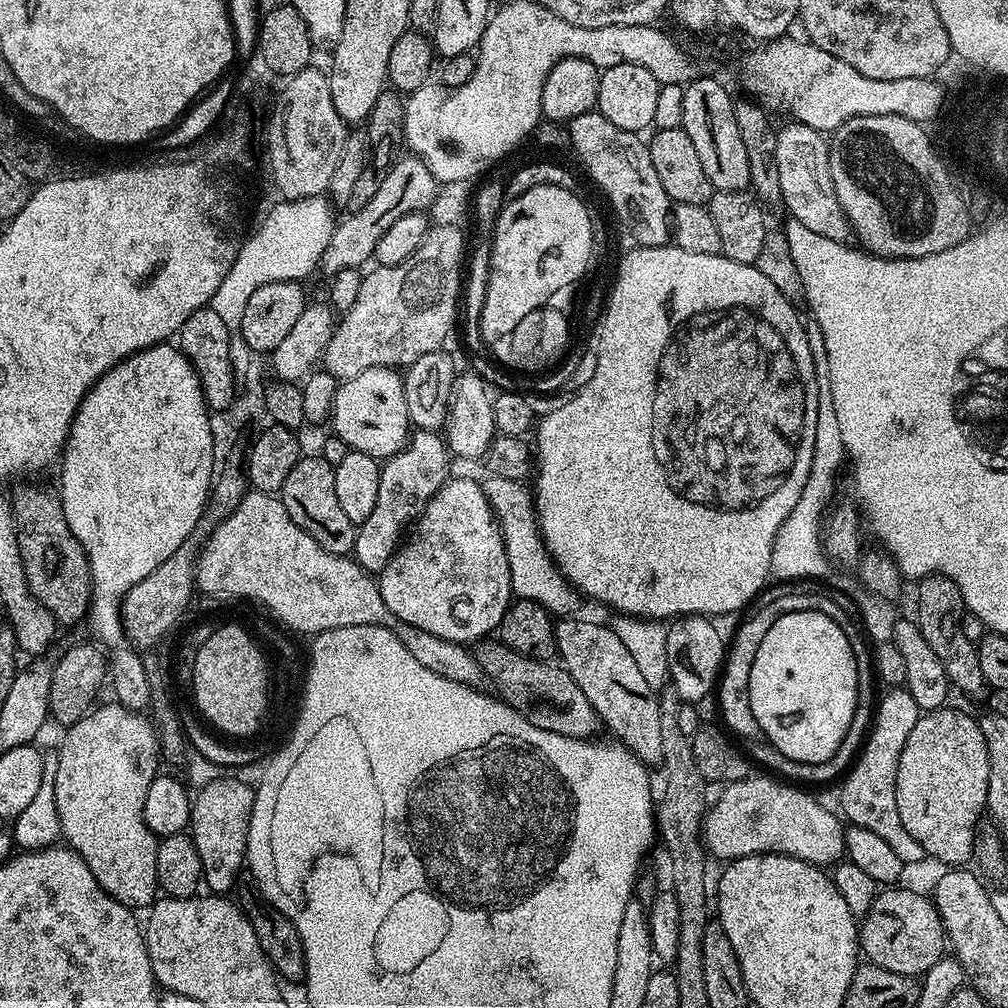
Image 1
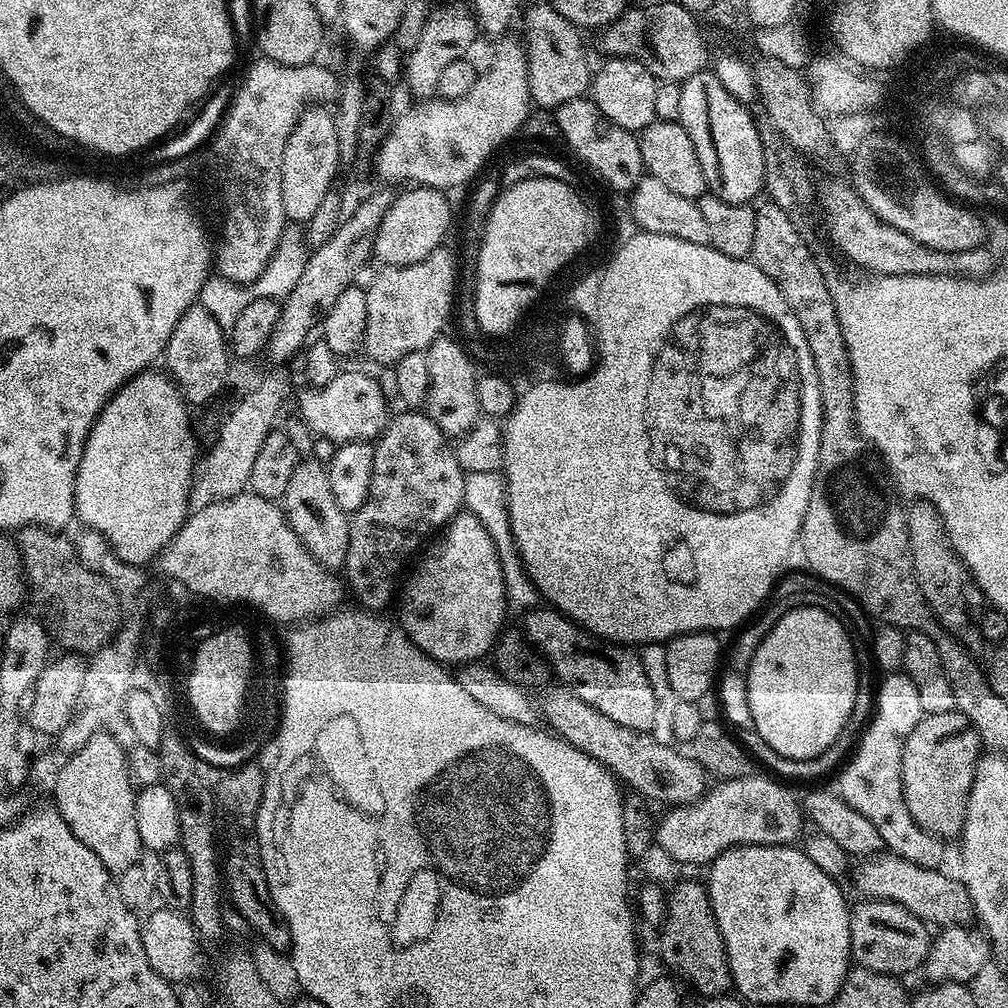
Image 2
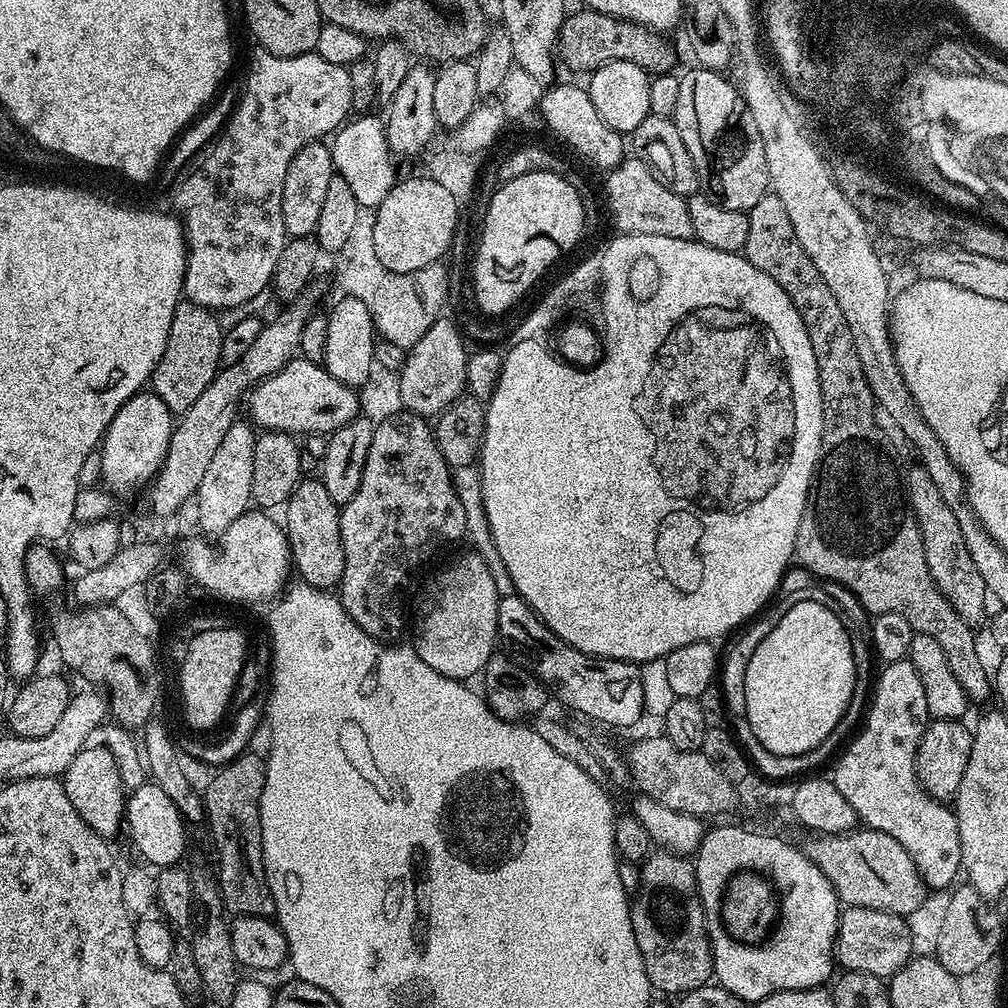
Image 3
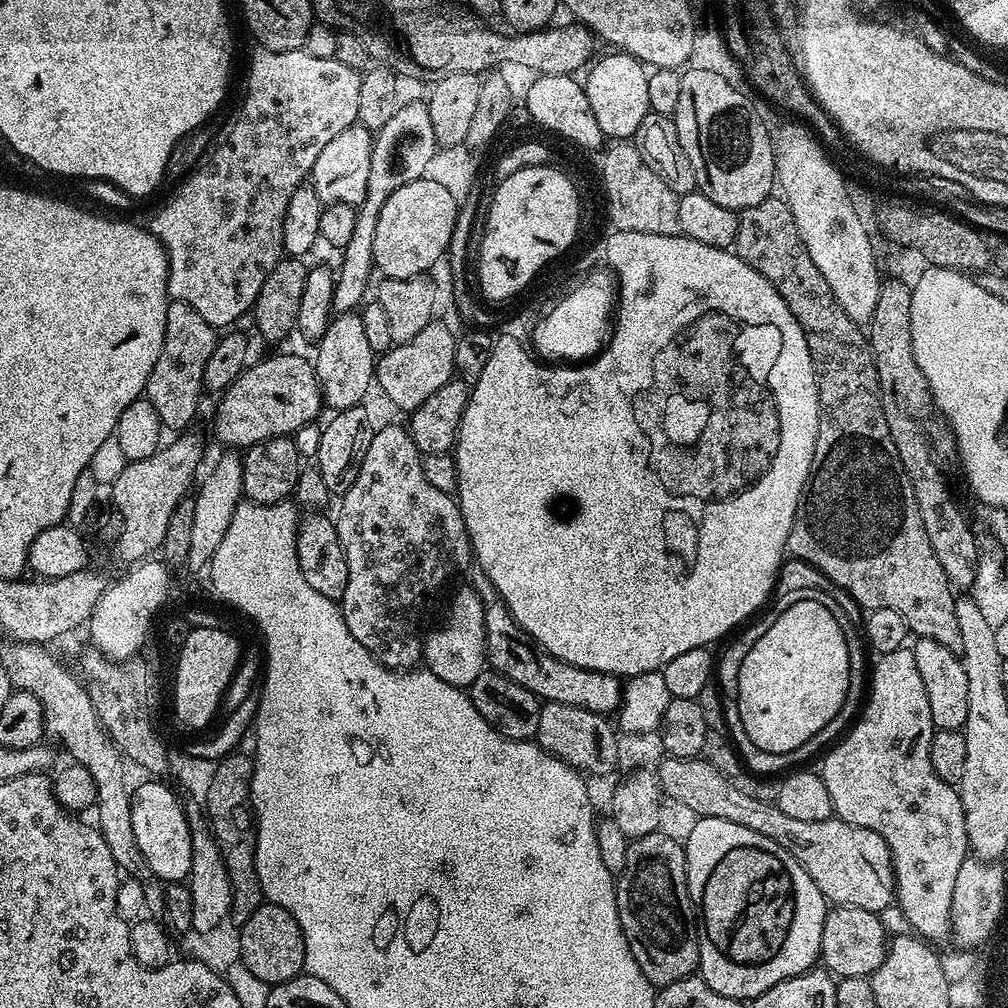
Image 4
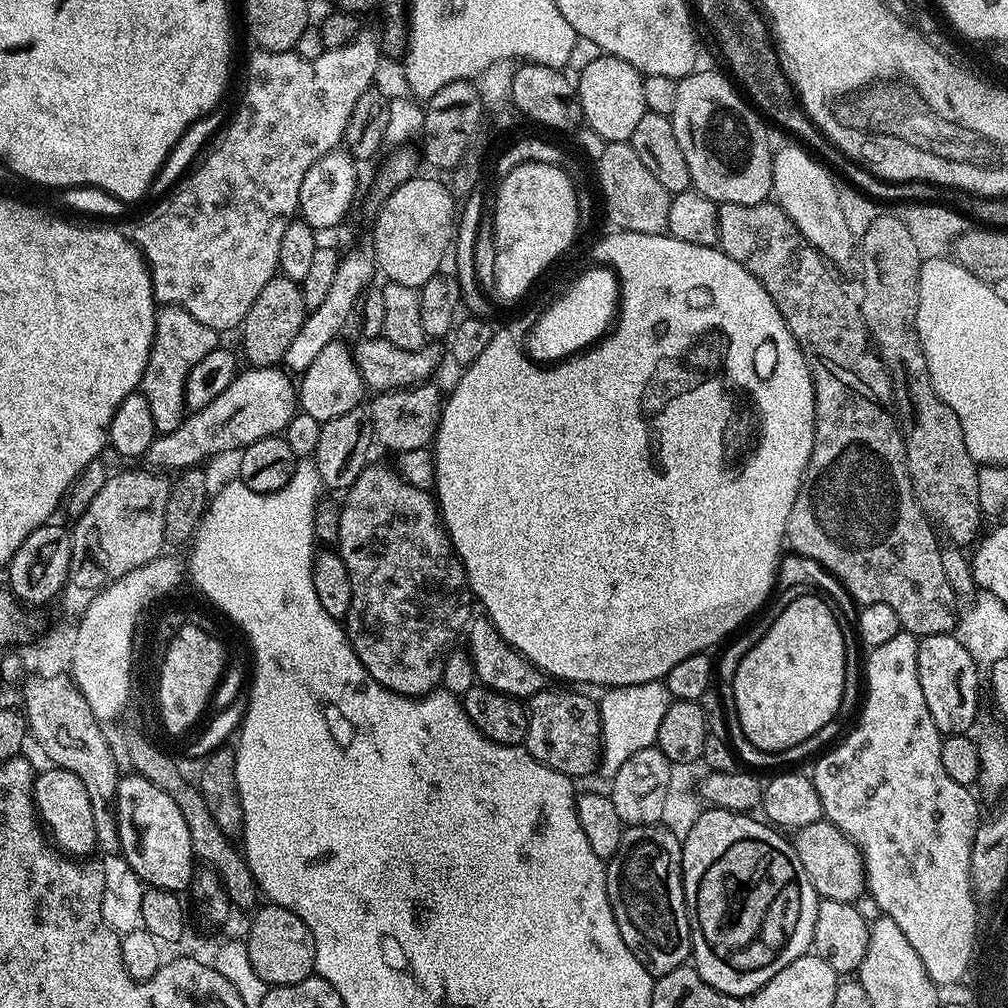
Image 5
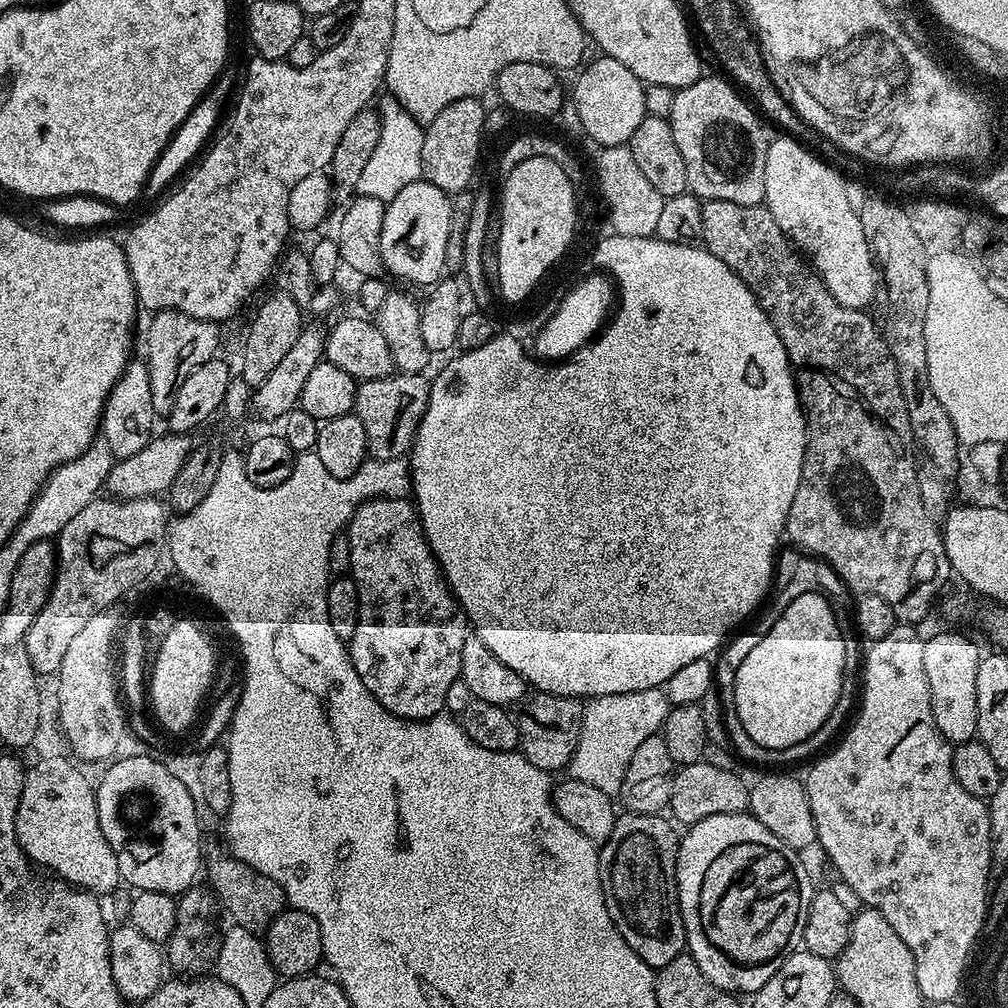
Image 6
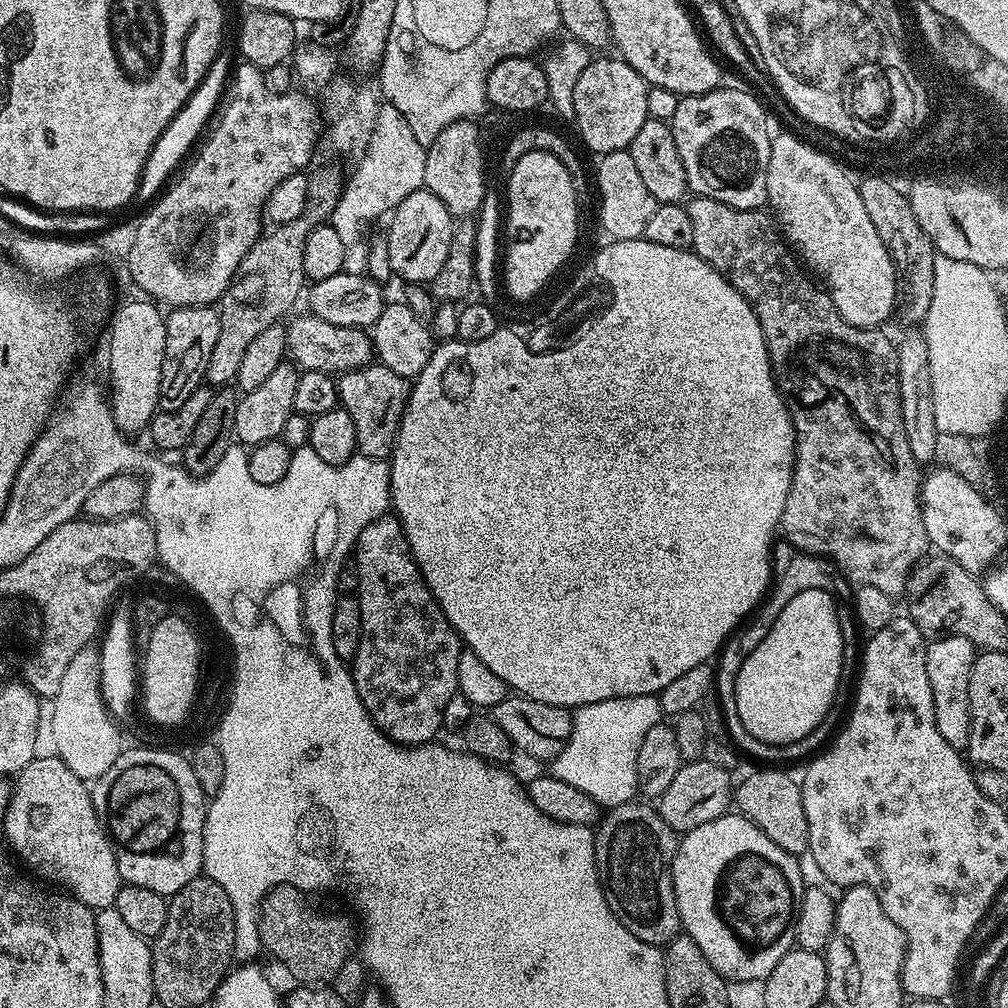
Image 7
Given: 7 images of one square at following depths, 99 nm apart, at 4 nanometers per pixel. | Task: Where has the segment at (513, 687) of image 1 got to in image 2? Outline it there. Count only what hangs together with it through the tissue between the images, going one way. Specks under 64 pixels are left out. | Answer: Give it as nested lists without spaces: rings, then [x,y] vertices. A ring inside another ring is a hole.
[[[567,686],[549,687],[542,701],[543,715],[553,733],[568,744],[573,744],[582,754],[594,758],[607,768],[617,781],[623,782],[633,792],[640,792],[649,801],[661,800],[664,806],[681,806],[695,803],[706,791],[706,773],[691,755],[684,756],[679,747],[655,740],[655,735],[630,730],[614,718],[606,718],[602,710],[582,702]],[[552,688],[552,689],[551,689]],[[672,747],[672,748],[671,748]],[[680,751],[680,752],[679,752]],[[625,780],[625,781],[624,781]]]

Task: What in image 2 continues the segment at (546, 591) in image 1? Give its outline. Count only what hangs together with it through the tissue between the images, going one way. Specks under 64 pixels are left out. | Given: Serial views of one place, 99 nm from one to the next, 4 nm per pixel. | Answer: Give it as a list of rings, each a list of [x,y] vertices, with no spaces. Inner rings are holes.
[[[469,472],[464,478],[464,508],[473,512],[482,526],[486,526],[486,534],[494,538],[496,553],[502,566],[502,578],[504,579],[504,595],[521,596],[524,599],[523,607],[530,609],[537,607],[538,593],[536,585],[528,576],[524,568],[522,558],[518,554],[518,546],[514,542],[514,534],[510,530],[510,514],[508,513],[508,491],[504,485],[504,478],[500,472]]]

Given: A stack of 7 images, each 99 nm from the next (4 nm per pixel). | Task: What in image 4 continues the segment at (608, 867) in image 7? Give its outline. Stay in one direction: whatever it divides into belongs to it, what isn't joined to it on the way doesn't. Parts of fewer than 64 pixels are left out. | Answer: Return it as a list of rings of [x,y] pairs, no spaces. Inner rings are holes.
[[[658,831],[633,839],[626,850],[626,866],[622,866],[615,881],[620,925],[642,974],[646,974],[648,981],[657,989],[693,975],[700,966],[700,937],[697,929],[692,929],[692,923],[695,925],[698,917],[688,893],[683,843]]]

